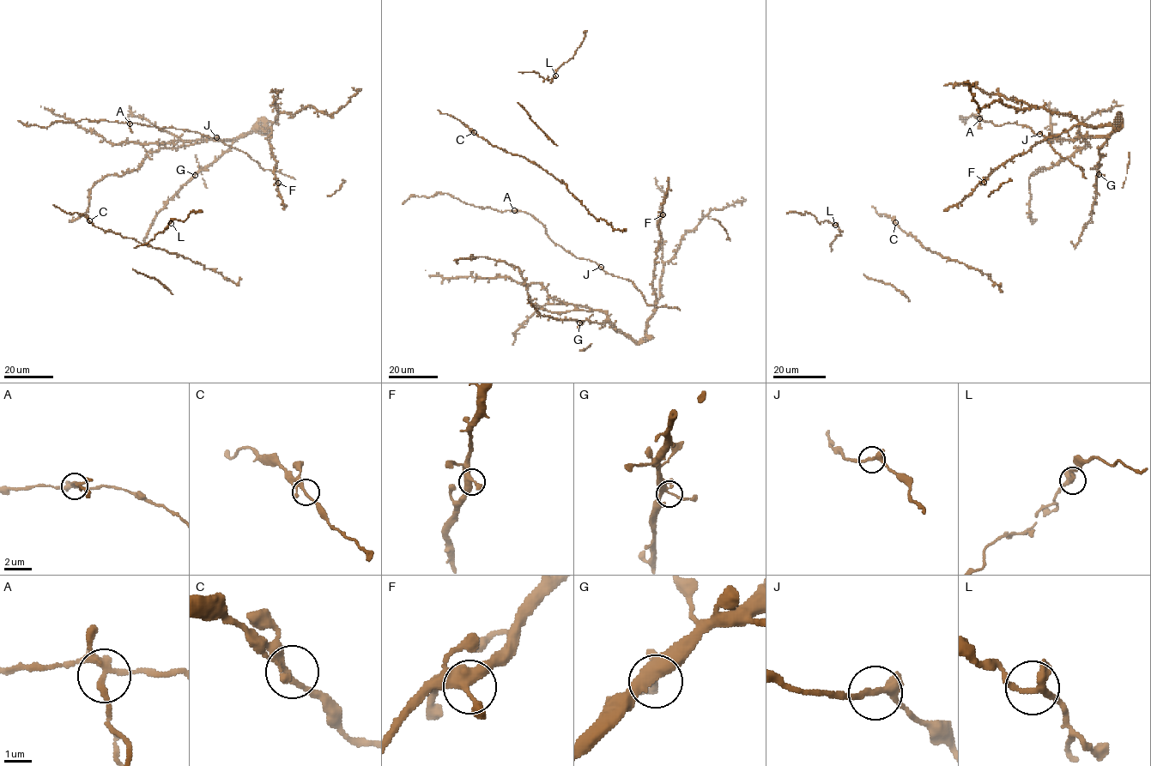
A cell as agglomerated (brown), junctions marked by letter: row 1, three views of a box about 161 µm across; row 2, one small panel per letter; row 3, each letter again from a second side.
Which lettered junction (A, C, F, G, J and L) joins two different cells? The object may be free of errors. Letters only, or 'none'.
A

